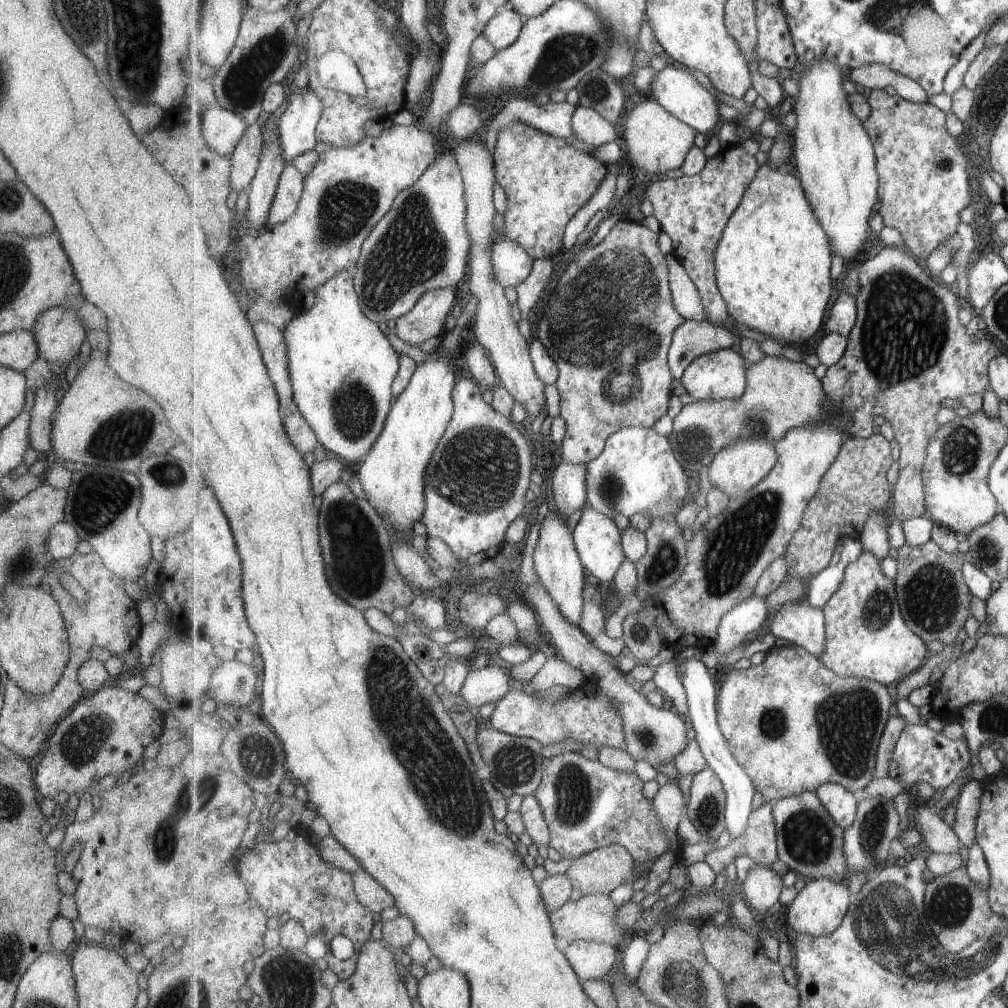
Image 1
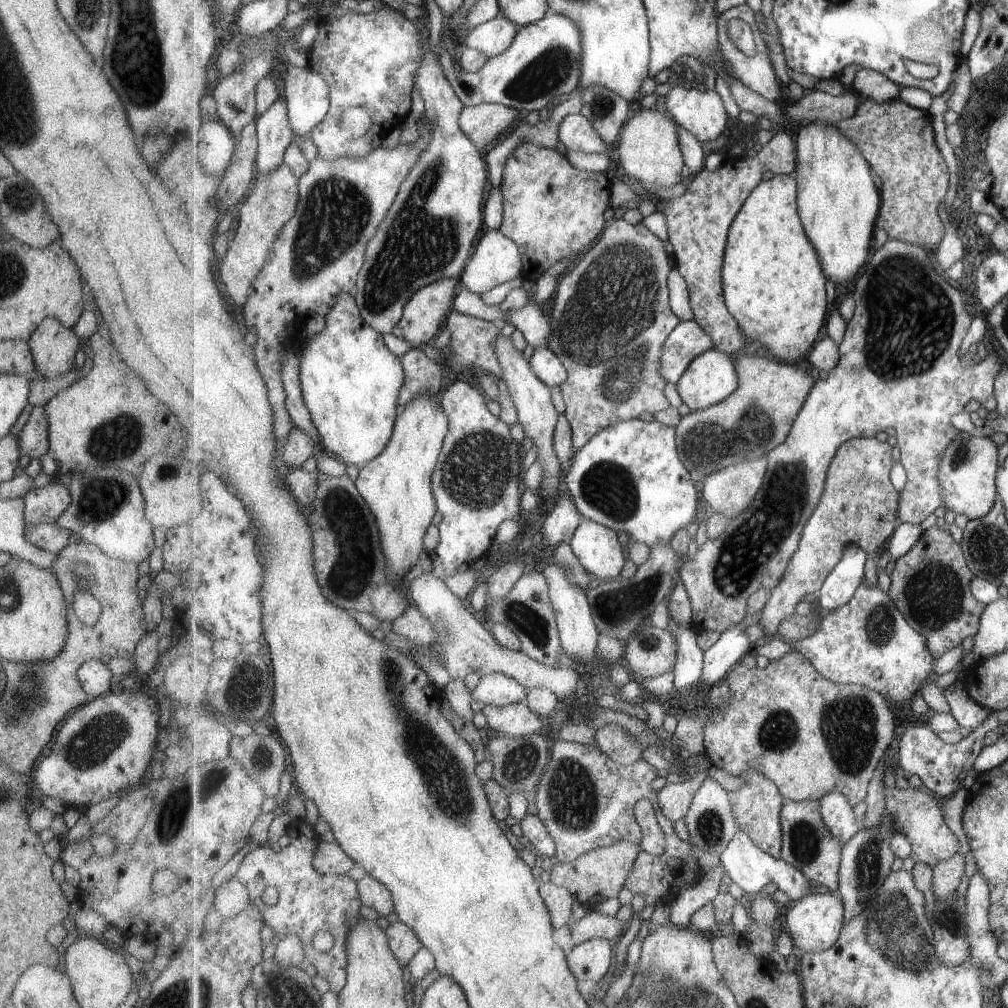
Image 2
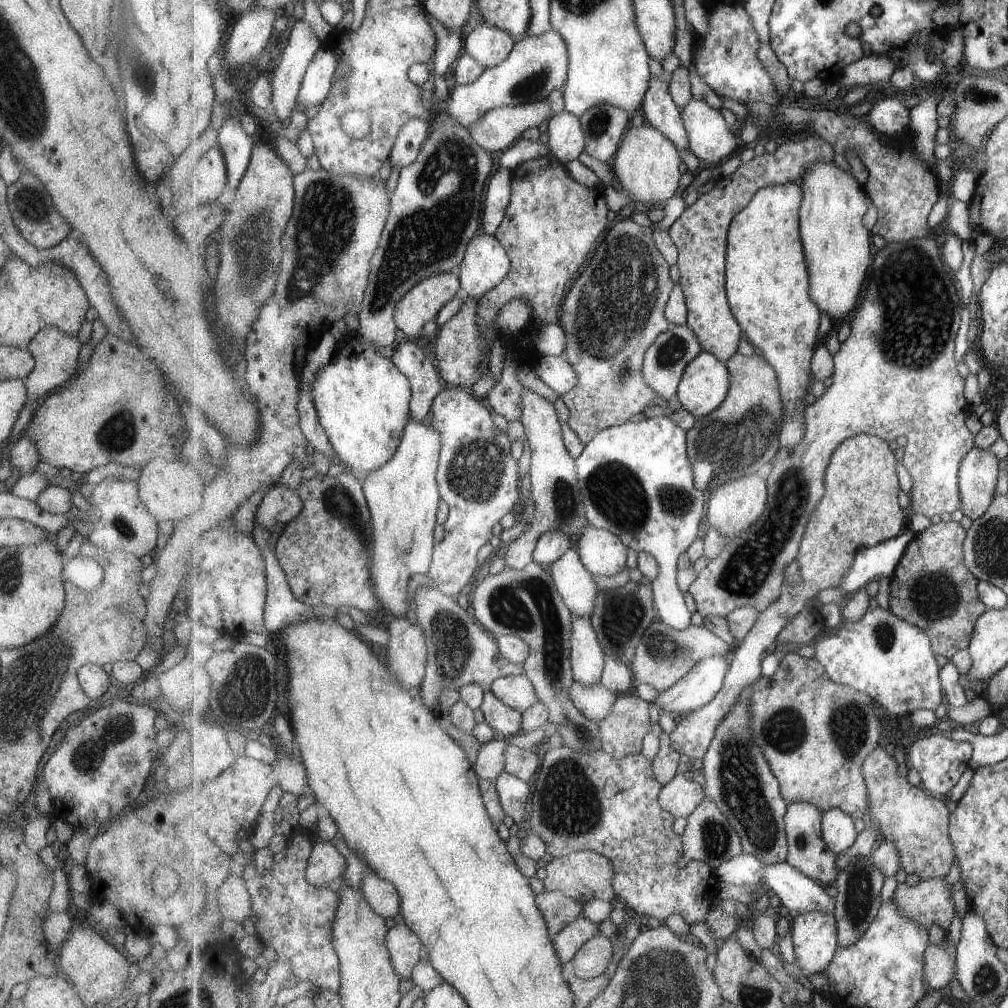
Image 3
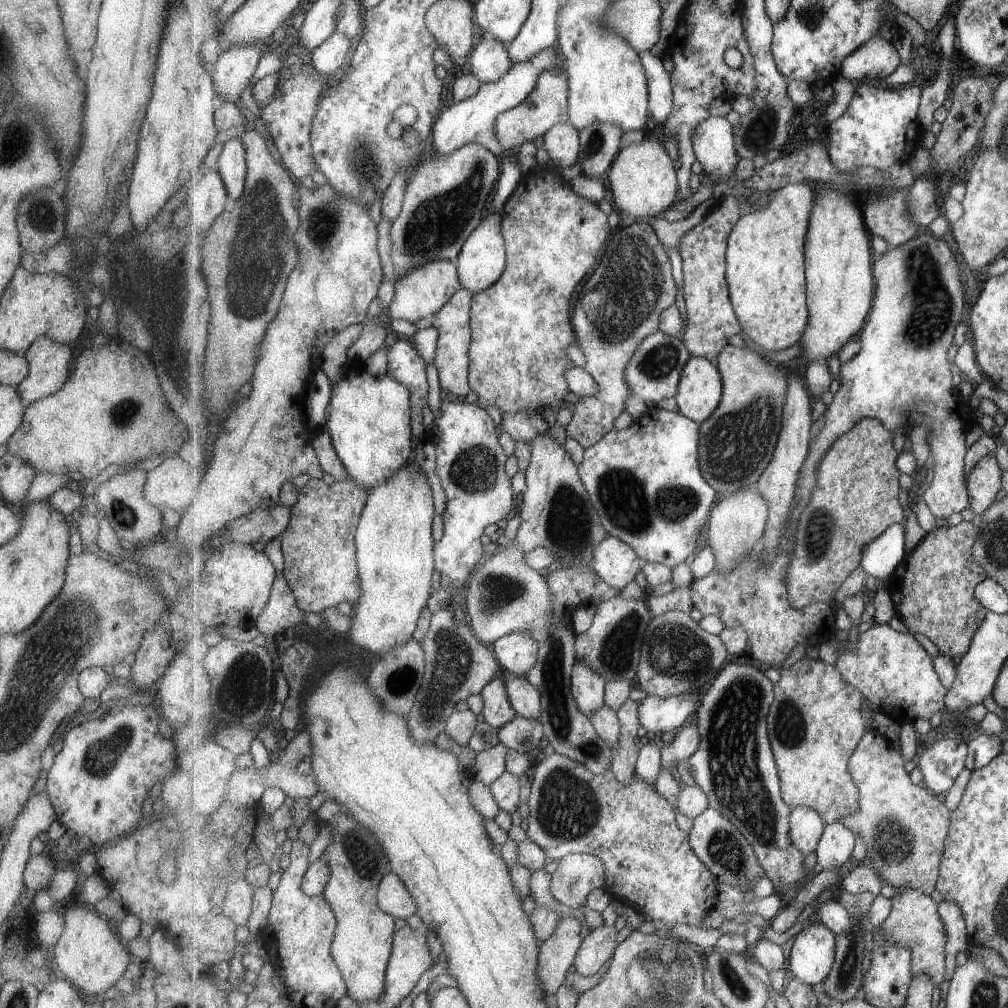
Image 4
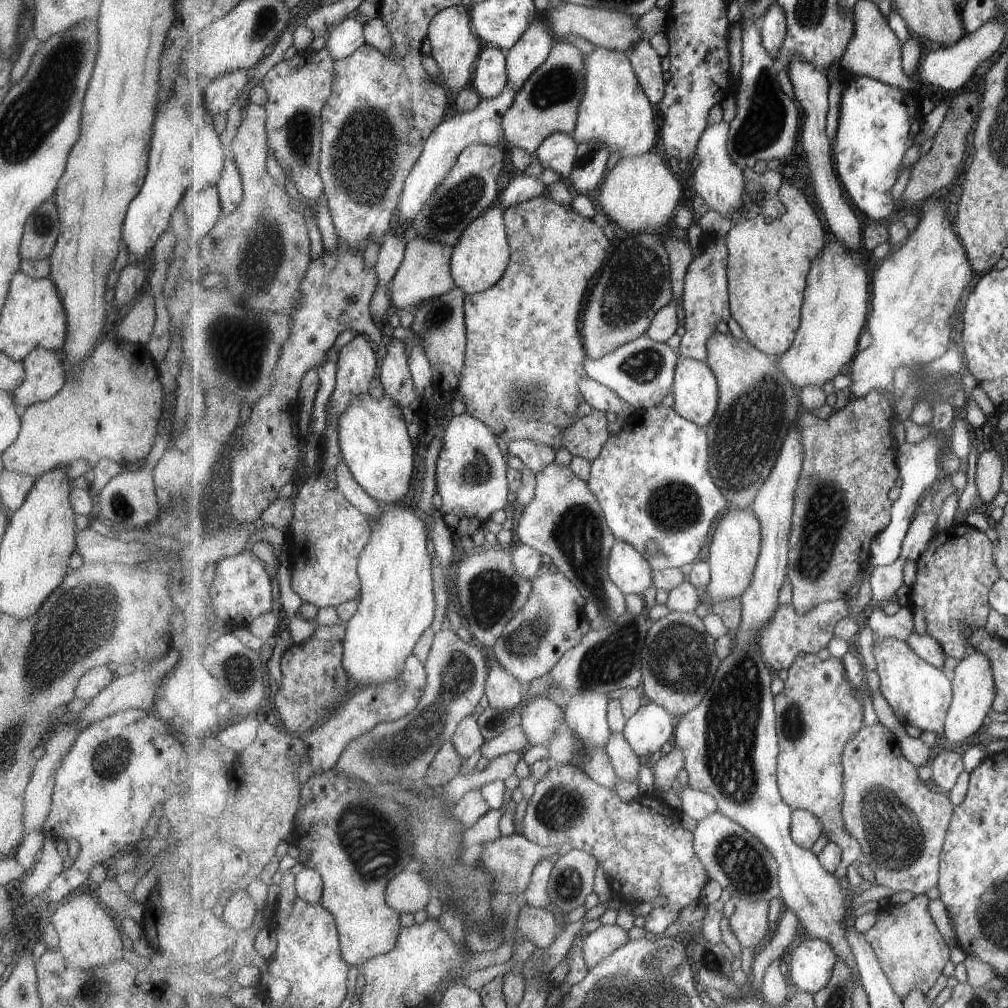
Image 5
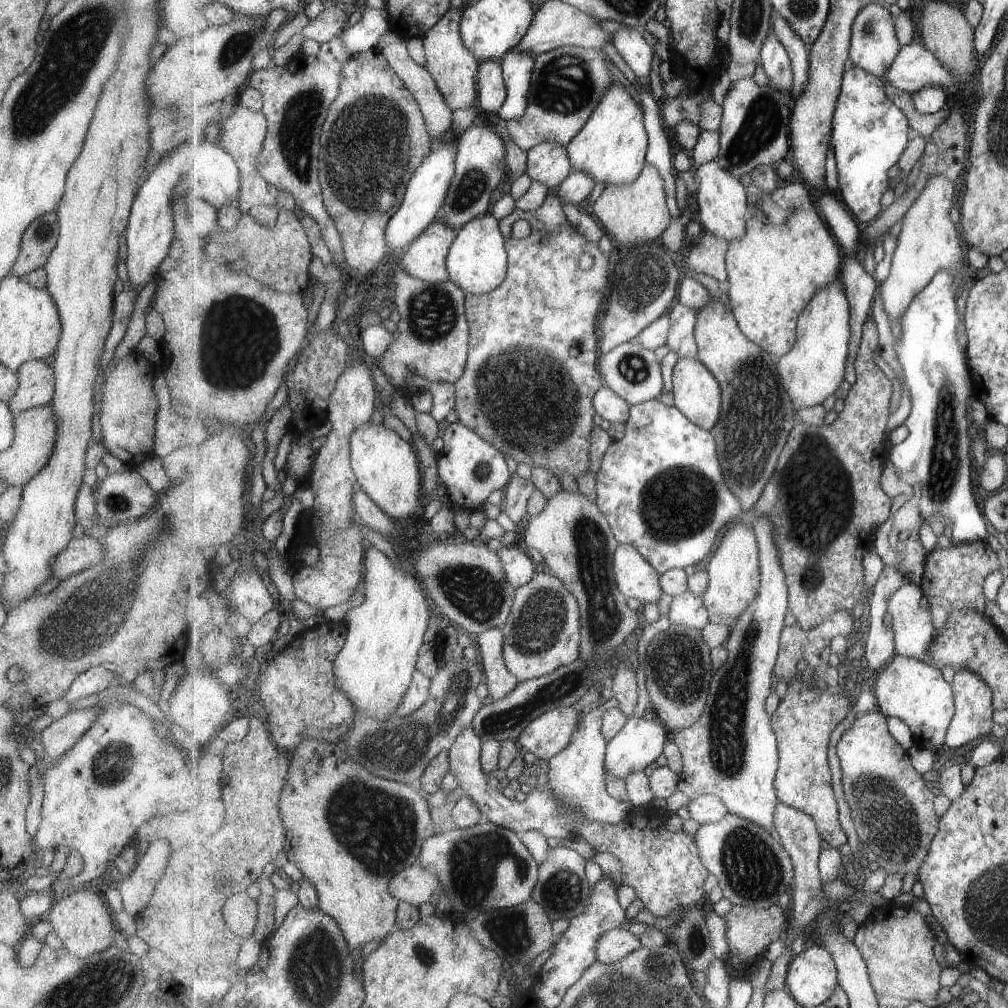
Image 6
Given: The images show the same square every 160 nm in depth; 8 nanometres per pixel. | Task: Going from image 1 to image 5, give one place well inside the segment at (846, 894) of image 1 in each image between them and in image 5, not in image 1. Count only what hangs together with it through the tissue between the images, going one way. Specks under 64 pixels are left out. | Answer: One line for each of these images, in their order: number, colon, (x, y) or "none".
2: (815, 922)
3: (815, 935)
4: (813, 954)
5: (813, 962)

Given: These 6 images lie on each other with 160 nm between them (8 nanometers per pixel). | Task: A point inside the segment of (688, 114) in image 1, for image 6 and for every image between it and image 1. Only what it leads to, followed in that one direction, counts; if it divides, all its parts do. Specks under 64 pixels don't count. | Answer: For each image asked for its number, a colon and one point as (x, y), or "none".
2: (702, 113)
3: (711, 139)
4: (714, 139)
5: (718, 180)
6: (723, 199)

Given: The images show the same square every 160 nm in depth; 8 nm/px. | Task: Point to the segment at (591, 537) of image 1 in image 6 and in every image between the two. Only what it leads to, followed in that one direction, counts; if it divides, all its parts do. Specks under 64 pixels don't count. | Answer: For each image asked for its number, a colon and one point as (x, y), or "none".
2: (597, 546)
3: (603, 553)
4: (617, 563)
5: (629, 568)
6: (636, 578)

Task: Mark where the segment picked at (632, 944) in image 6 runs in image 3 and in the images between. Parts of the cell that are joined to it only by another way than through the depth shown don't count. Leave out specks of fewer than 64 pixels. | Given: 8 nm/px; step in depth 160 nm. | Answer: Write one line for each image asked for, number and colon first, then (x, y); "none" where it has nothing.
3: (591, 961)
4: (598, 946)
5: (604, 941)

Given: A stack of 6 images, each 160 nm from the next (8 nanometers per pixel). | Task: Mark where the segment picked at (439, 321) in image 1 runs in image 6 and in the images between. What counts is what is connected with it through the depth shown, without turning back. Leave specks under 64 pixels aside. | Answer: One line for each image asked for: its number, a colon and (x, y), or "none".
2: (429, 305)
3: (424, 301)
4: (423, 291)
5: (426, 271)
6: (426, 259)

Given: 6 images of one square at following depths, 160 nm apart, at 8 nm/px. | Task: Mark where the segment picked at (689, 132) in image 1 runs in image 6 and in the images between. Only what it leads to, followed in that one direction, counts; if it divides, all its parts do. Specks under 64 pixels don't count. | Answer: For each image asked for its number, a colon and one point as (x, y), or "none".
2: (649, 150)
3: (647, 164)
4: (643, 178)
5: (641, 194)
6: (636, 213)

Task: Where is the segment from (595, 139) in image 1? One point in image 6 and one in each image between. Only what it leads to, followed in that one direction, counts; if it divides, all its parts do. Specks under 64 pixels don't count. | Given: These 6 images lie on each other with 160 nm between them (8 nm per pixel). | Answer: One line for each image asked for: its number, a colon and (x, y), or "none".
2: (577, 133)
3: (566, 138)
4: (562, 142)
5: (559, 151)
6: (548, 162)

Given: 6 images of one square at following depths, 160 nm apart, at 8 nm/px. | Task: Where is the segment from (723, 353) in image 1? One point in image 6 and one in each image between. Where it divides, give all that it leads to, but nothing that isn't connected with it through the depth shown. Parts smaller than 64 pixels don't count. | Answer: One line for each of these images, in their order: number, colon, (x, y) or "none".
2: (711, 378)
3: (705, 385)
4: (701, 388)
5: (696, 390)
6: (697, 393)

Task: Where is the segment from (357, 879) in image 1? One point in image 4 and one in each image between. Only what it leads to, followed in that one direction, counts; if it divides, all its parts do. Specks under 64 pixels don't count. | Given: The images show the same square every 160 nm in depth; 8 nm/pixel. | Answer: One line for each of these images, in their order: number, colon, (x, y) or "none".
2: (373, 892)
3: (382, 895)
4: (393, 897)

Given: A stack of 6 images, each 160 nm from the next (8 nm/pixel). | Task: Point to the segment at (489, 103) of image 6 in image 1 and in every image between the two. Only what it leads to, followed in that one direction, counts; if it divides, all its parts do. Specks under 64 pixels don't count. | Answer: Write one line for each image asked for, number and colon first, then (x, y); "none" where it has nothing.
1: (503, 30)
2: (494, 37)
3: (490, 45)
4: (490, 59)
5: (491, 76)

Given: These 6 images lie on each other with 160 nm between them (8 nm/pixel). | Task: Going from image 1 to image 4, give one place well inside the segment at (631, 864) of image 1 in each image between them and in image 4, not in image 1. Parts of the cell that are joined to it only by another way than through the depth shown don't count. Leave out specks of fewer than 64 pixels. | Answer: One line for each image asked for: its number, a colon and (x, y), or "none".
2: (601, 873)
3: (585, 875)
4: (578, 874)

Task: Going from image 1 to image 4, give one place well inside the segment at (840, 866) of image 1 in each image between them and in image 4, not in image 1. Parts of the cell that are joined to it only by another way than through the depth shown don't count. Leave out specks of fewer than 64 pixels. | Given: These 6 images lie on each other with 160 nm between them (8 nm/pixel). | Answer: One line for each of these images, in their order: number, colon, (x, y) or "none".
2: (809, 844)
3: (808, 852)
4: (807, 827)

